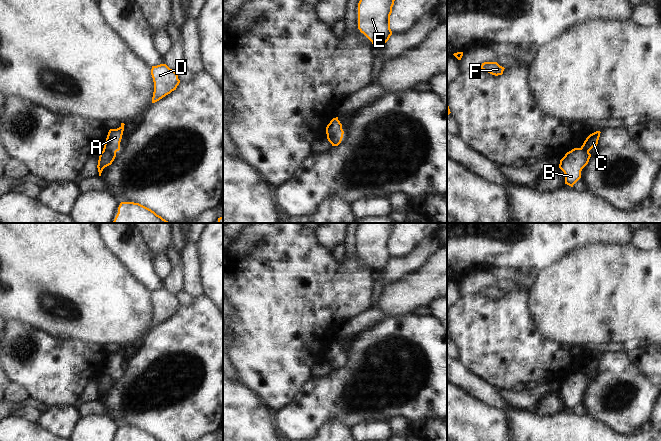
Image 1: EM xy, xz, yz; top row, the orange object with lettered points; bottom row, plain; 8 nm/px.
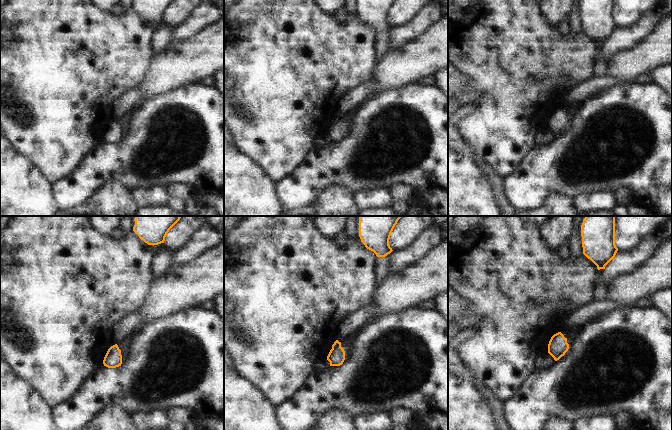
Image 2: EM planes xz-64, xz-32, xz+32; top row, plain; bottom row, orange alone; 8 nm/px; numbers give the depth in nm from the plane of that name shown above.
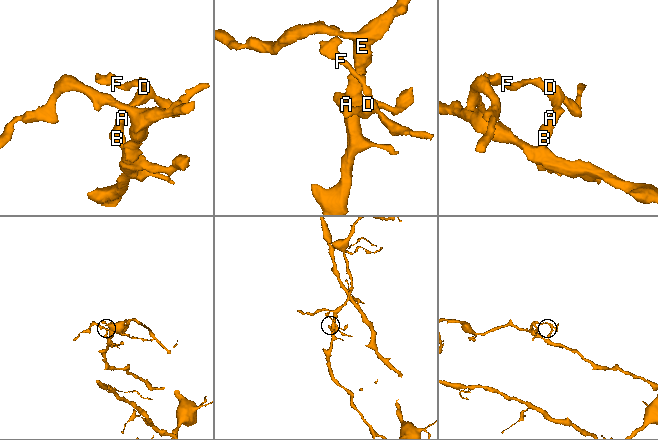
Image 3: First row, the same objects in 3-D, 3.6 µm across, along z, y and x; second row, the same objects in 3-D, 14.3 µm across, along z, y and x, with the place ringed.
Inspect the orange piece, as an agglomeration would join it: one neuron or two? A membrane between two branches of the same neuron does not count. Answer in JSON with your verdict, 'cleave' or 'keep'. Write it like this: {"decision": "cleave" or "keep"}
{"decision": "cleave"}

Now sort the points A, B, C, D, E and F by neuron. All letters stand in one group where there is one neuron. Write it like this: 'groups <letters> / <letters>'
groups A C D F / B E

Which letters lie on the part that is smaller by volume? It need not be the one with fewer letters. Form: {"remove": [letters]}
{"remove": ["A", "C", "D", "F"]}

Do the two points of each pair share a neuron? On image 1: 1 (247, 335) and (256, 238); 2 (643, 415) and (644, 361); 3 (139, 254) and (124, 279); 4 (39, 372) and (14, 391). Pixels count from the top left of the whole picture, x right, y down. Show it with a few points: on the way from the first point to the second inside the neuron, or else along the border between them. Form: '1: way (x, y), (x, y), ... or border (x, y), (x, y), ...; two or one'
1: way (256, 311), (256, 262); one
2: border (627, 356), (650, 380); two
3: border (114, 252), (147, 285); two
4: border (12, 381), (22, 384), (31, 395); two

